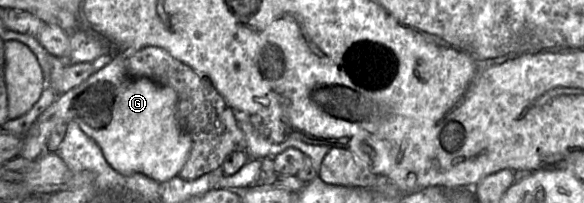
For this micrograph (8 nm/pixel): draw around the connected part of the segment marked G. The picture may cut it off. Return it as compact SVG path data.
M114 56L105 67L96 71L79 86L60 94L30 126L22 137L19 156L35 161L47 150L47 142L53 129L60 124L76 121L81 129L102 149L109 164L123 175L144 174L164 183L180 174L191 148L192 138L183 127L178 111L178 95L170 86L149 78L134 78L127 71L127 58Z

